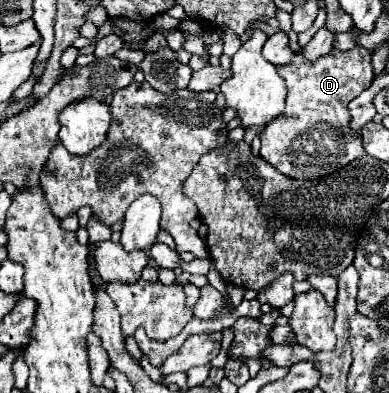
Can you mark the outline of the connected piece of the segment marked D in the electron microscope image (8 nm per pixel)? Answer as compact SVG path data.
M353 47L349 51L333 49L331 53L317 59L317 63L309 63L303 53L295 53L289 65L277 67L277 73L283 77L287 85L287 101L285 111L281 119L275 119L269 123L269 127L263 127L259 139L261 139L261 157L273 165L277 171L281 171L287 177L293 179L319 179L333 171L339 171L341 167L349 165L353 159L365 155L363 139L357 131L351 129L351 115L349 115L349 101L355 99L363 89L367 89L373 81L373 67L371 67L371 55L365 47Z

